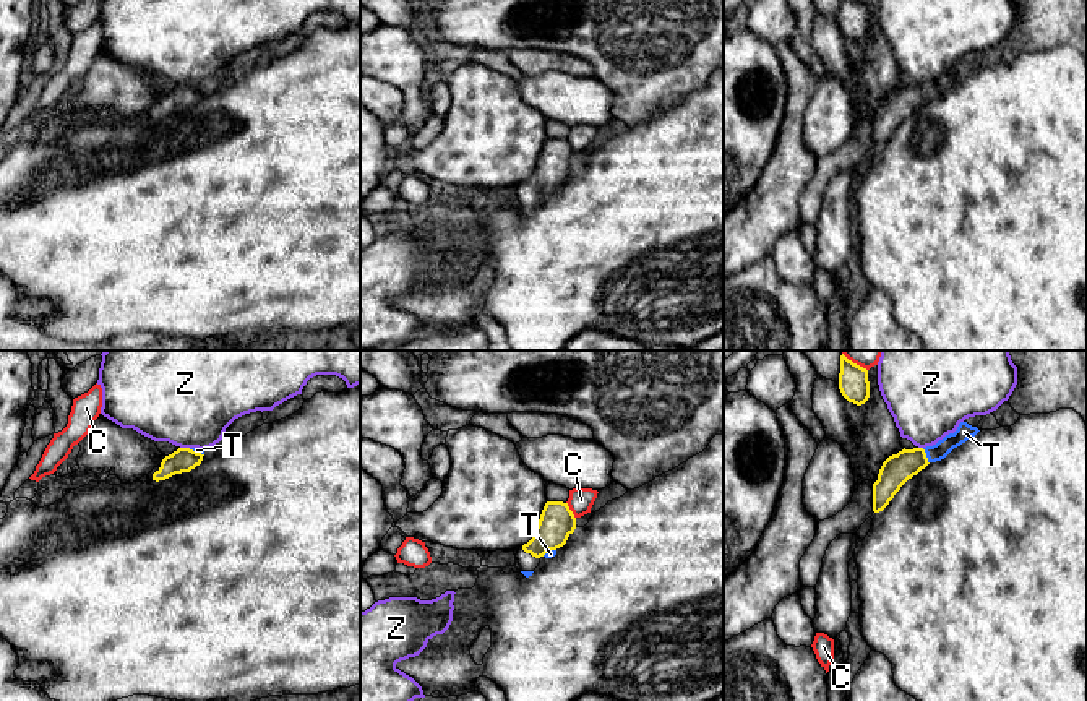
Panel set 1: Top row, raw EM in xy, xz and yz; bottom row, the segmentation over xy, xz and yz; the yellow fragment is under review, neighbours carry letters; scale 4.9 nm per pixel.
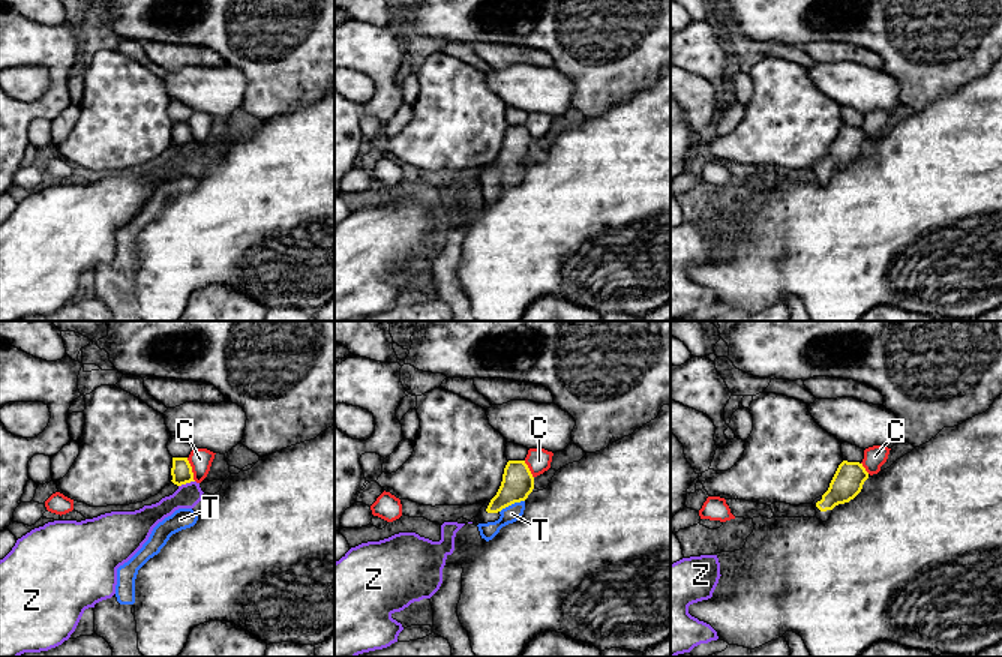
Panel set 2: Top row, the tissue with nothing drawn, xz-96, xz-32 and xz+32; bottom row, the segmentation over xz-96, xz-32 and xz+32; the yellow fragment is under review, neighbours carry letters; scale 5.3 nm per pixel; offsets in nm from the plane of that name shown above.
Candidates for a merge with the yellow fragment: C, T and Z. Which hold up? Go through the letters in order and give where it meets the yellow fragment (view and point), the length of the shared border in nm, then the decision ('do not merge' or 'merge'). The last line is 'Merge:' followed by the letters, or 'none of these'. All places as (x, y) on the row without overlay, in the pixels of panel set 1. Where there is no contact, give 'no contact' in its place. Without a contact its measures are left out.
C: contact xz (570, 146); length 100 nm; do not merge
T: contact yz (925, 93); length 90 nm; merge
Z: contact xy (185, 85); length 50 nm; do not merge
Merge: T

